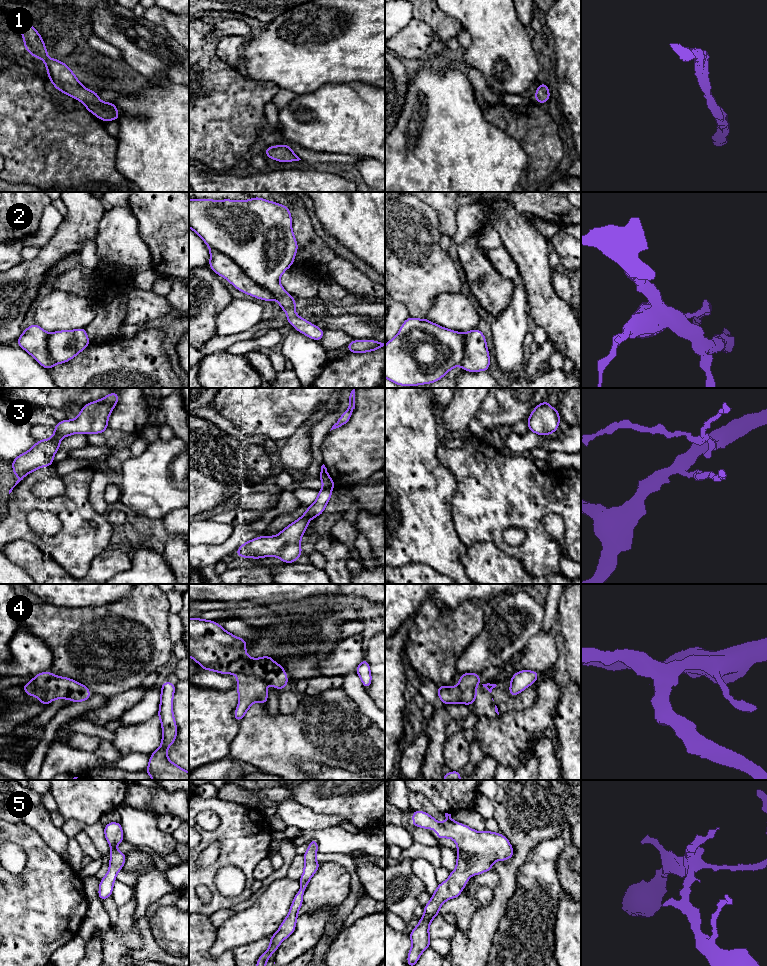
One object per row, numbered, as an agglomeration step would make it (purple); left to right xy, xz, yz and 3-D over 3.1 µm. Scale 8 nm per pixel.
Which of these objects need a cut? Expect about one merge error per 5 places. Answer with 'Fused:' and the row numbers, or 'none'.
Fused: 2, 4

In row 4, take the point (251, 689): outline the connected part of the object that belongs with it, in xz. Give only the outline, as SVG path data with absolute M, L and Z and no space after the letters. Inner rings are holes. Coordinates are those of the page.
M236 673L237 688L239 694L238 706L234 712L234 719L240 722L254 702L267 705L268 692L267 683L255 676L247 676Z

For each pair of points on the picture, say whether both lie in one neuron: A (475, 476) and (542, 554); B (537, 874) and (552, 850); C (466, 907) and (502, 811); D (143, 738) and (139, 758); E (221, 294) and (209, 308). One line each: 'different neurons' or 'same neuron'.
A: same neuron
B: same neuron
C: different neurons
D: different neurons
E: same neuron

